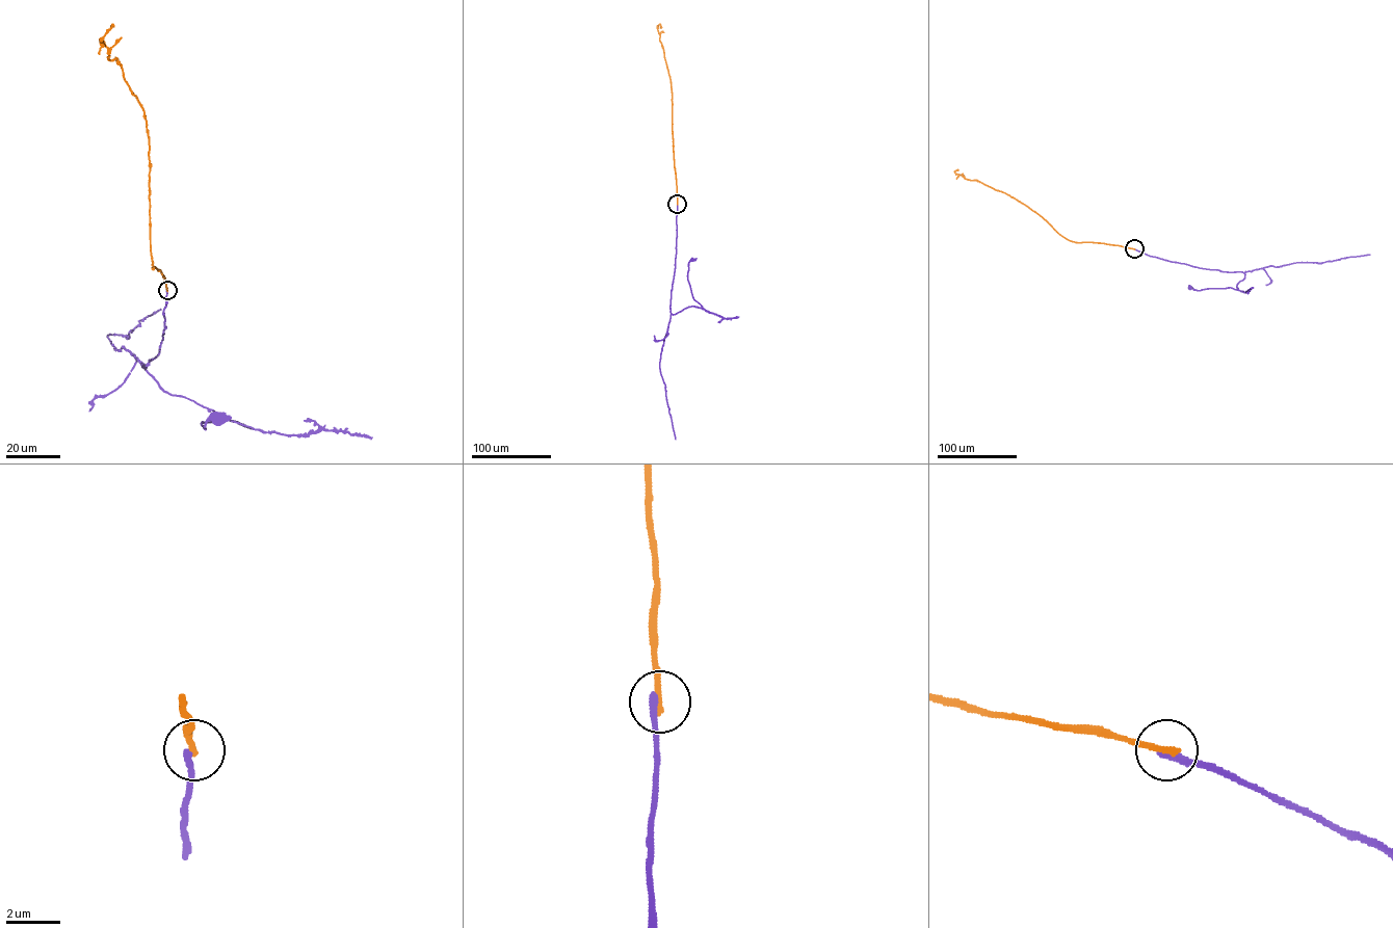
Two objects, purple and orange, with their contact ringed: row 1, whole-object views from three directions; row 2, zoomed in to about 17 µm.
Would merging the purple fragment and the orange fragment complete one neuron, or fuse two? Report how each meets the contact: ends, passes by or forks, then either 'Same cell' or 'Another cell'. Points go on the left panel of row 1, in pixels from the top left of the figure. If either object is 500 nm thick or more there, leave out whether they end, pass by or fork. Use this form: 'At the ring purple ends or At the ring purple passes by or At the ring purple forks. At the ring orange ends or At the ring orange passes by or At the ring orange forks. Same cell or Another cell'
At the ring purple ends. At the ring orange ends. Another cell

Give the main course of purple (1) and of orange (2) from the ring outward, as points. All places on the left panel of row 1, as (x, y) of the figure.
1: (166, 290), (159, 352), (143, 367), (164, 391), (254, 429), (221, 419), (201, 423), (205, 429), (216, 419)
2: (167, 290), (153, 265), (143, 109), (99, 40), (112, 25)

